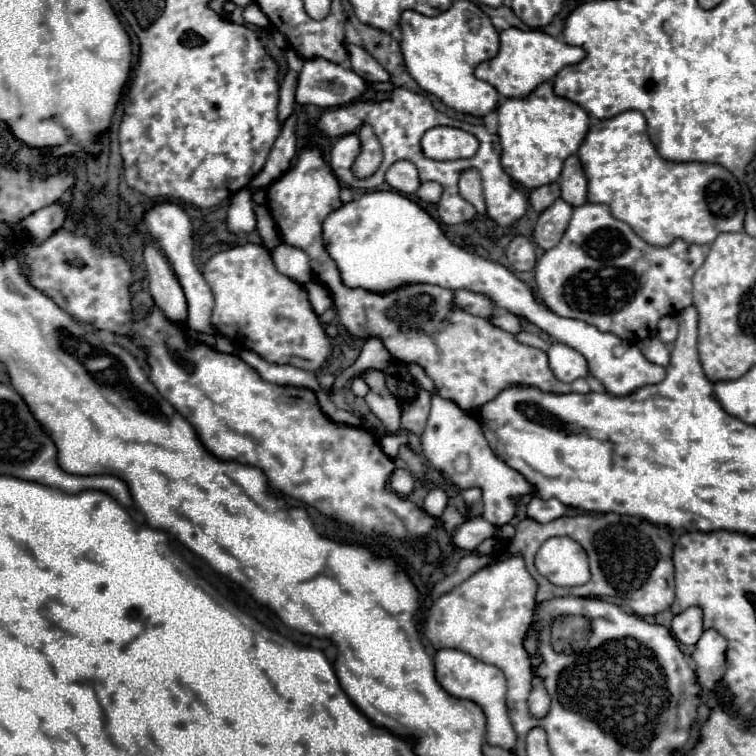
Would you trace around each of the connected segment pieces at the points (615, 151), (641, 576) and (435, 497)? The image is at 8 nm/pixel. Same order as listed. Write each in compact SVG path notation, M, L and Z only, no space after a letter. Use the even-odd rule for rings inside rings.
M627 110L615 118L593 122L579 146L577 156L587 178L587 200L607 204L617 220L629 224L639 238L653 246L667 246L675 238L683 238L693 244L711 244L721 232L743 230L745 204L737 178L721 164L677 164L663 160L647 136L643 114L637 110Z
M577 514L577 516L561 516L549 524L539 524L529 518L517 524L517 534L505 546L509 554L521 554L525 558L529 574L539 584L537 600L543 602L547 598L577 594L585 598L601 598L621 608L637 614L637 616L655 616L667 610L675 598L675 582L673 582L673 536L665 526L655 526L647 520L635 516L619 516L619 514ZM553 536L569 536L583 546L589 556L591 580L583 586L559 588L547 582L533 566L533 556L537 548Z
M435 488L435 490L430 490L427 494L422 508L429 515L438 518L443 514L445 506L447 506L447 496L445 496L445 492L443 492L441 488Z

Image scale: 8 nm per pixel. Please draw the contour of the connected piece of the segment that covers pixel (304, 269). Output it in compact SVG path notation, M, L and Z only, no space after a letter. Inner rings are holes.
M279 244L273 252L273 262L275 268L281 274L287 274L289 278L295 278L295 282L305 284L311 280L311 268L309 268L309 258L303 250L287 244Z

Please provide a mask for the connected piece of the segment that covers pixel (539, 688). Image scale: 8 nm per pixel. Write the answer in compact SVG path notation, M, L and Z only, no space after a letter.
M535 678L535 680L533 680L533 692L531 692L531 696L529 696L529 710L531 710L531 714L533 714L535 718L543 718L543 716L547 714L547 710L549 710L549 702L551 702L551 698L549 698L547 690L545 690L543 684Z

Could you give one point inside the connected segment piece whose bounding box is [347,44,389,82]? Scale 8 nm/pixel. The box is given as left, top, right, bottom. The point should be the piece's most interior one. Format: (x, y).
(361, 62)

